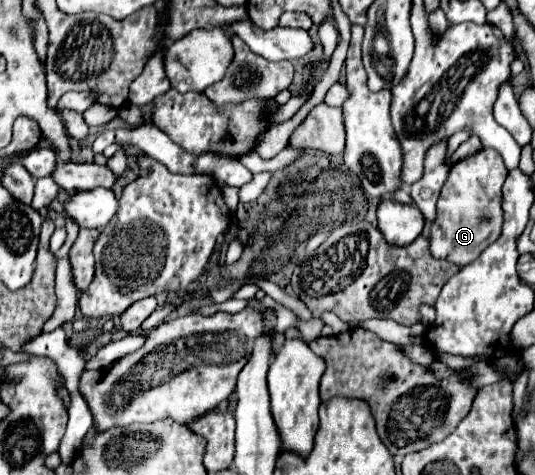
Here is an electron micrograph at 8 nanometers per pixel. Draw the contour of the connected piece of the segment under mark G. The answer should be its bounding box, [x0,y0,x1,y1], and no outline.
[431,148,507,266]

